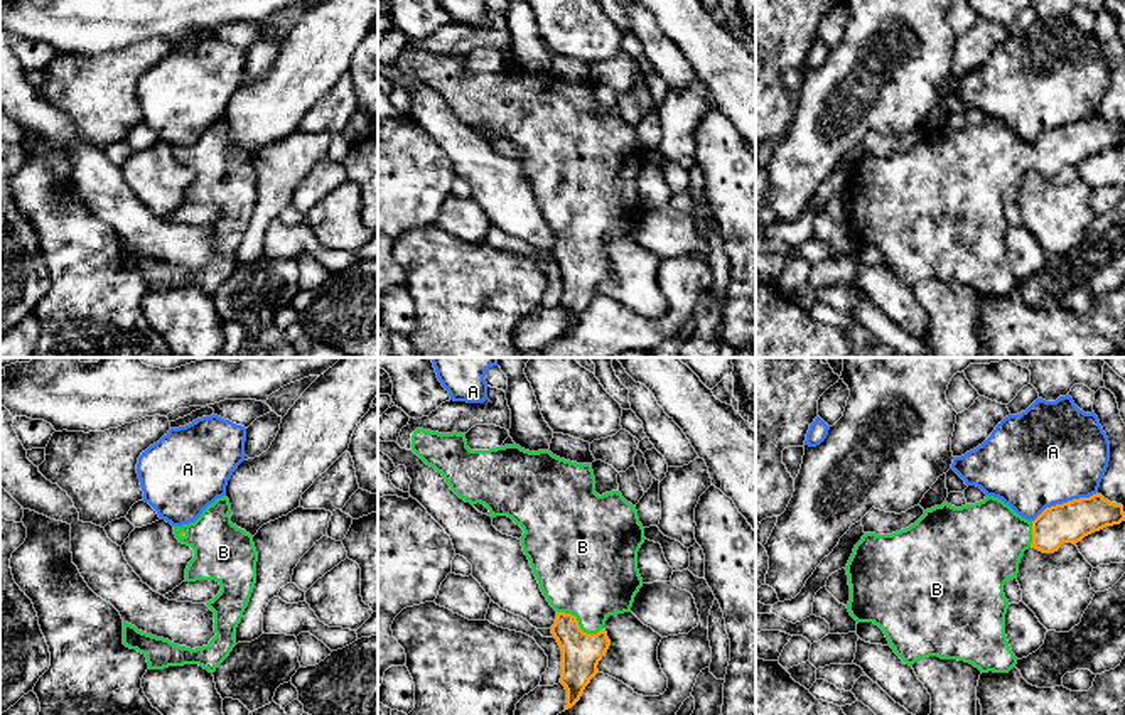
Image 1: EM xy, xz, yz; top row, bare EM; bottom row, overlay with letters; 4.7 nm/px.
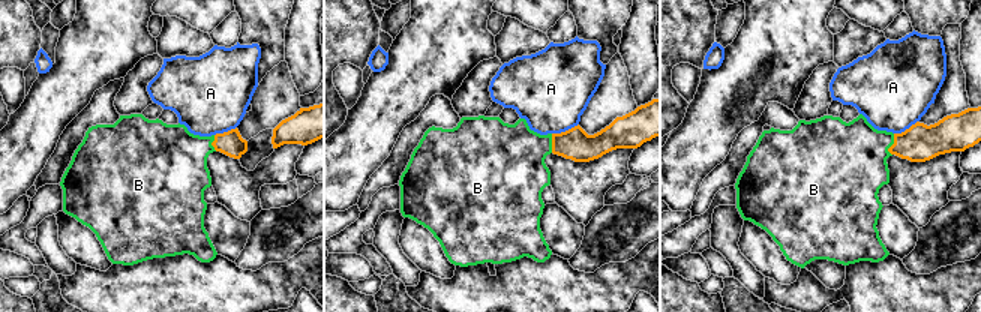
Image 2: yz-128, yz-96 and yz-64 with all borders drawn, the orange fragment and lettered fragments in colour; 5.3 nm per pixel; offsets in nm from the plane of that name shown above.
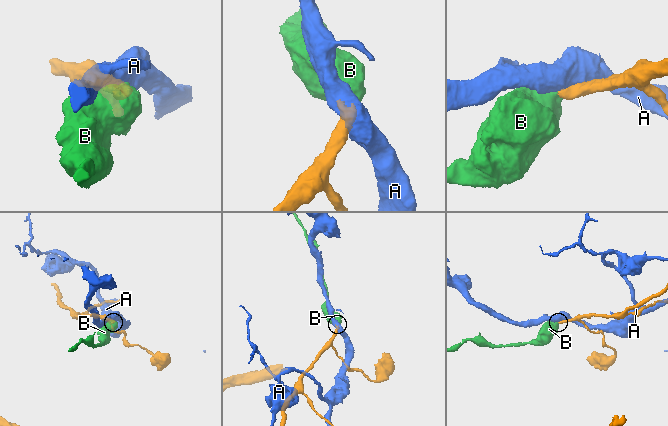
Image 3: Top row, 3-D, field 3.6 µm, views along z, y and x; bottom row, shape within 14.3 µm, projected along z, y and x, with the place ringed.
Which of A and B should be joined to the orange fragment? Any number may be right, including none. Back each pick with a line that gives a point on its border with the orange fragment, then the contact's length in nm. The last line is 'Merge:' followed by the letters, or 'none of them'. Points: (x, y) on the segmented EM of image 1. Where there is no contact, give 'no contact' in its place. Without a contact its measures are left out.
B: xz (577, 624) | 240 nm
Merge: B

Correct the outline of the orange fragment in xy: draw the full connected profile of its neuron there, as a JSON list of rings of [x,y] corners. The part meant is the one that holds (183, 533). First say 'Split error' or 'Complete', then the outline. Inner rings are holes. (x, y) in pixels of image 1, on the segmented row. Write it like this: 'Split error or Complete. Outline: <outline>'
Split error. Outline: [[[223,496],[194,523],[174,526],[179,543],[194,550],[186,580],[216,580],[221,585],[219,594],[206,604],[214,612],[216,636],[209,644],[191,649],[123,621],[123,644],[142,653],[150,669],[199,664],[214,673],[236,646],[236,627],[256,583],[258,553],[253,536],[233,524],[229,513],[229,499]]]

